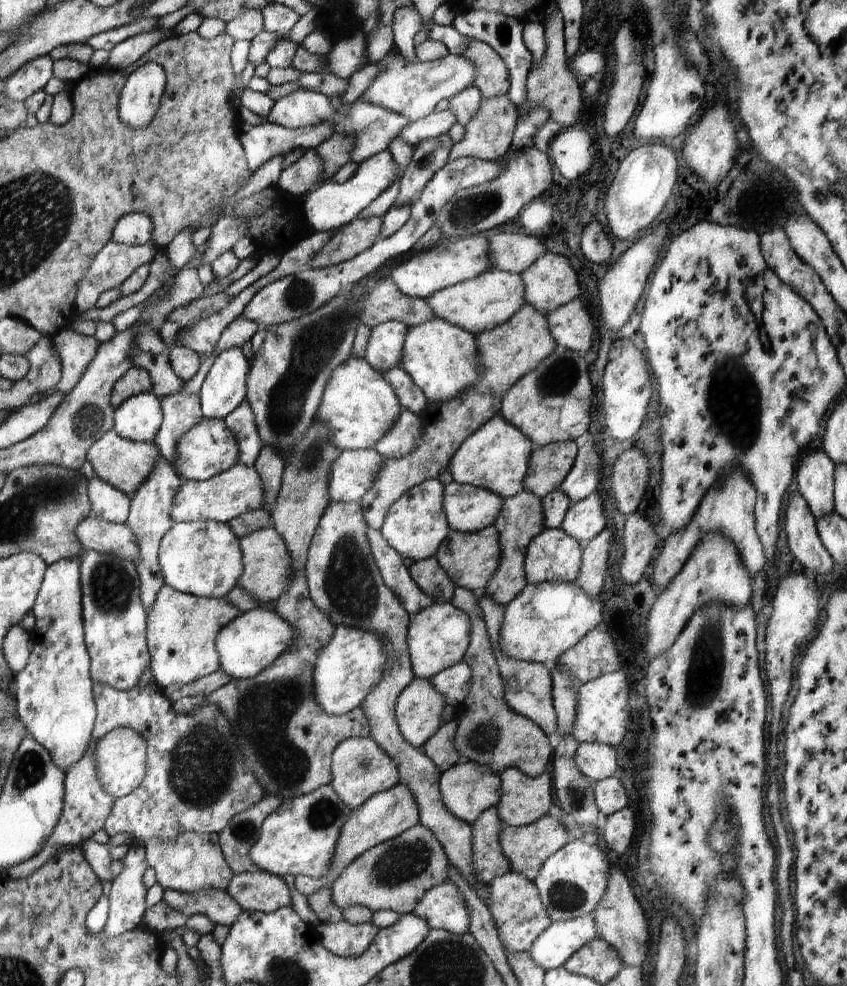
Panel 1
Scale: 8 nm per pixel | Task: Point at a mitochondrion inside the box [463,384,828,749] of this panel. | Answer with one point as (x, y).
(709, 643)

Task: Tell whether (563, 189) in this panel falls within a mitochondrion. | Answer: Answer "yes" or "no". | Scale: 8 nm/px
no

